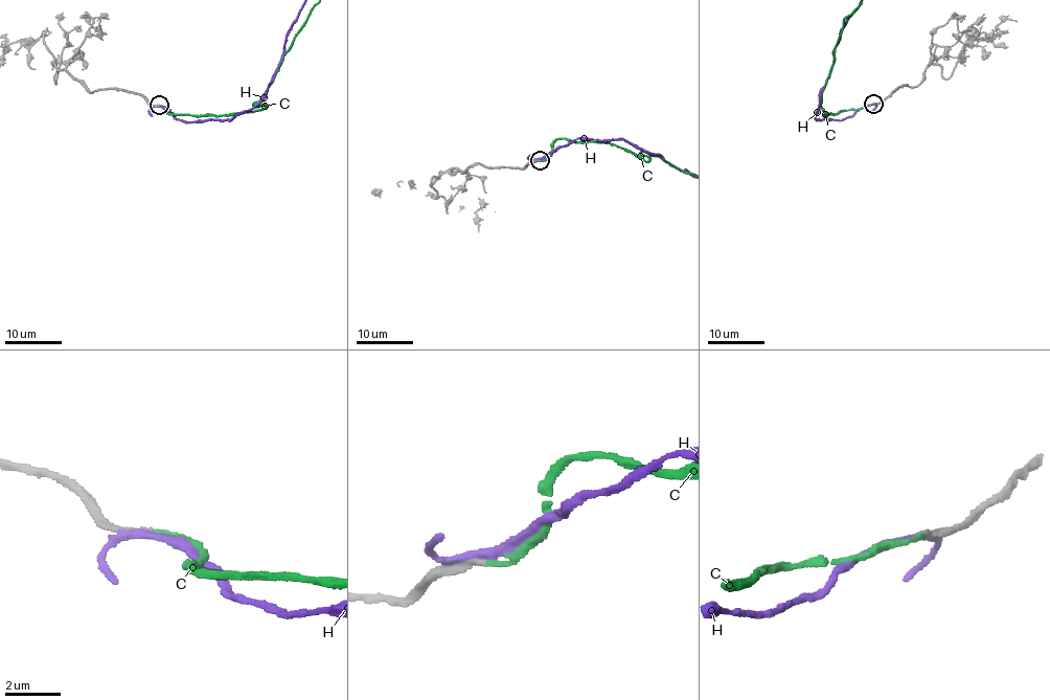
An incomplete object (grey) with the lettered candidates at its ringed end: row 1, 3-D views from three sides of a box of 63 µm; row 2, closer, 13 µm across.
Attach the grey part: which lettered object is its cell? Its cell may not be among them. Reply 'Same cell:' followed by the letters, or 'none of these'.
Same cell: C

